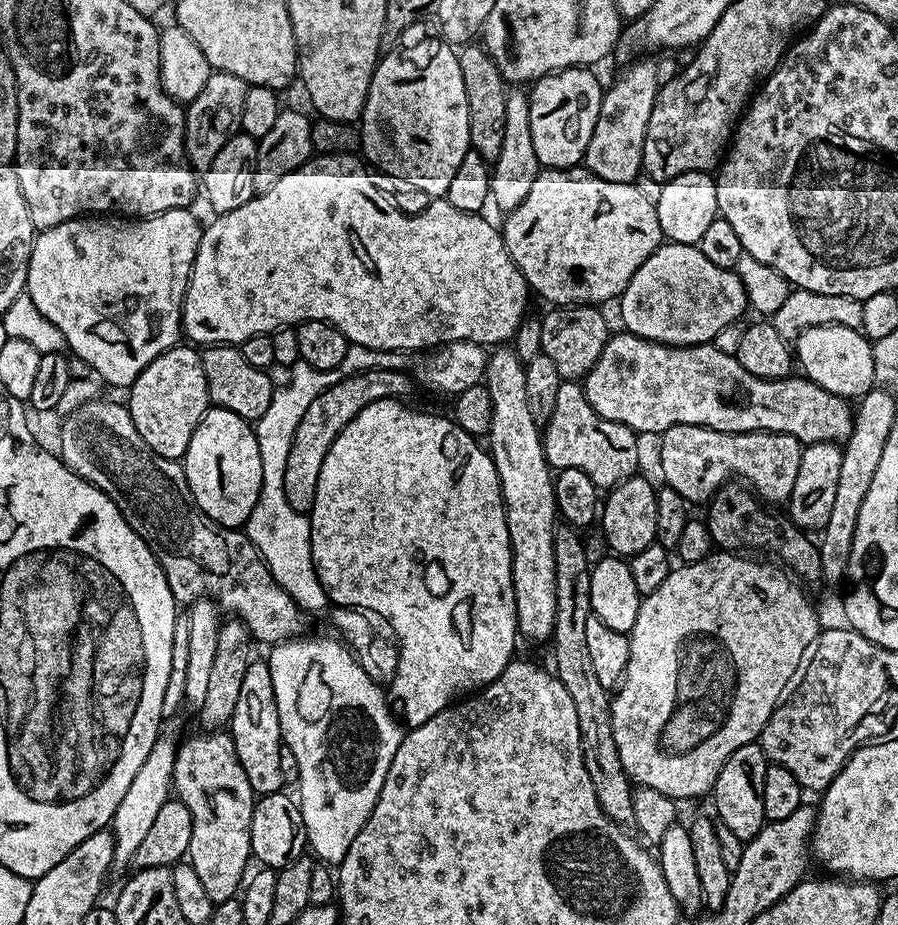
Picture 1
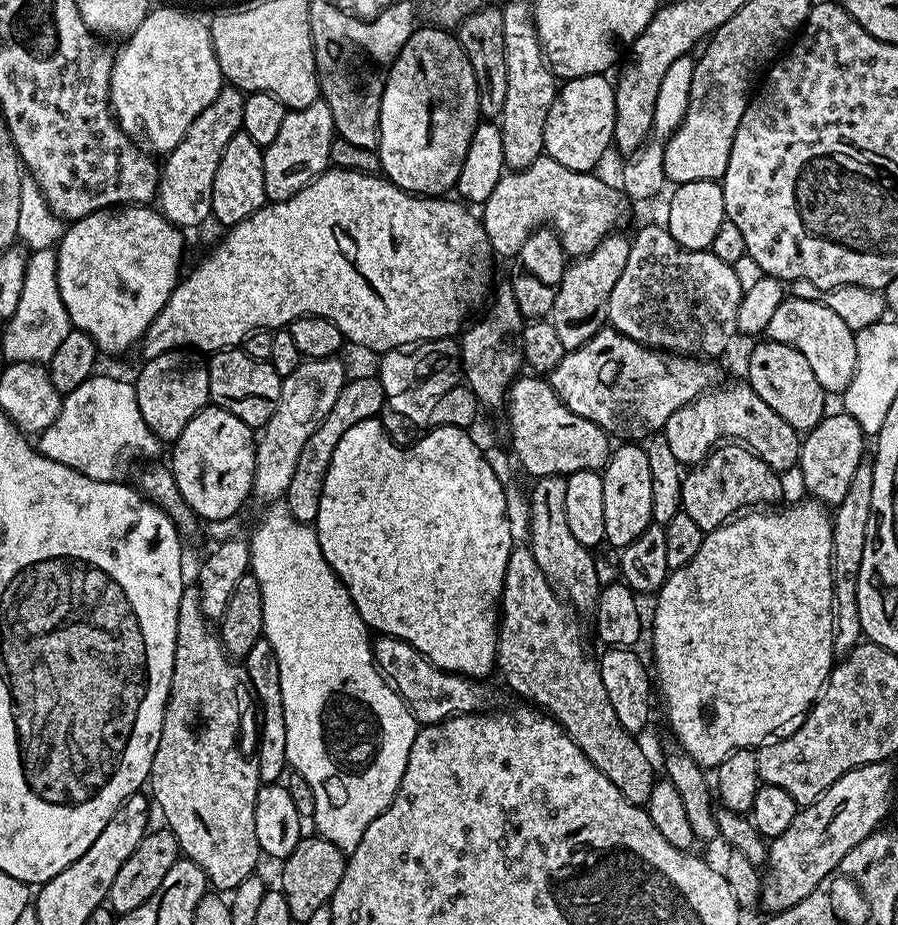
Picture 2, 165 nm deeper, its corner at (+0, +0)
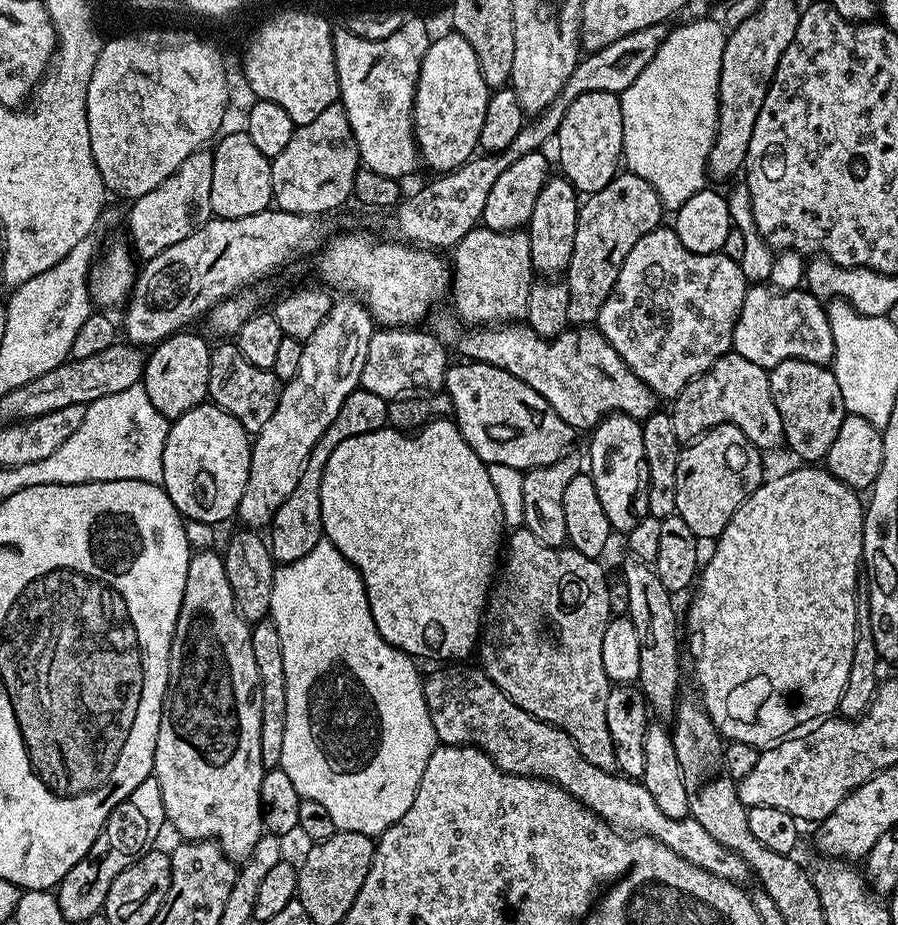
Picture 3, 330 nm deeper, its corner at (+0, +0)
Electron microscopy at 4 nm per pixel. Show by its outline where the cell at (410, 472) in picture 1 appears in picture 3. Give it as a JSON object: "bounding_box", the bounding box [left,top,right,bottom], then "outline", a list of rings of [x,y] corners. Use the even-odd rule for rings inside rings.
{"bounding_box":[320,418,506,662],"outline":[[[445,418],[423,425],[415,434],[405,434],[391,426],[385,426],[376,432],[346,438],[346,442],[342,442],[338,450],[330,454],[330,462],[326,462],[326,470],[322,474],[320,497],[322,498],[323,535],[360,571],[370,614],[374,618],[374,626],[378,634],[382,634],[385,642],[413,658],[437,656],[438,659],[444,660],[440,662],[460,662],[468,658],[464,656],[470,655],[471,652],[473,655],[482,631],[488,594],[498,572],[498,561],[502,556],[502,541],[506,536],[506,525],[498,490],[494,490],[494,482],[490,482],[488,465],[482,458],[478,458],[478,454],[474,454],[474,450],[460,432],[459,426],[451,419]]]}

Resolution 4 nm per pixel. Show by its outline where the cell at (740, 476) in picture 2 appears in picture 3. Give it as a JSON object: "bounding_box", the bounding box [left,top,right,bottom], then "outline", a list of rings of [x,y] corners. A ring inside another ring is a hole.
{"bounding_box":[676,424,766,541],"outline":[[[733,424],[714,426],[681,447],[676,515],[682,518],[682,522],[686,522],[686,526],[690,526],[690,530],[694,530],[697,541],[715,541],[716,537],[722,534],[722,530],[726,530],[738,506],[742,506],[742,502],[746,502],[746,498],[750,498],[750,494],[754,494],[754,490],[758,490],[764,483],[766,473],[764,473],[764,460],[760,456],[763,456],[761,449],[756,448],[754,442],[750,442],[750,438],[746,438],[746,434],[742,434],[742,430],[738,430],[738,426]]]}

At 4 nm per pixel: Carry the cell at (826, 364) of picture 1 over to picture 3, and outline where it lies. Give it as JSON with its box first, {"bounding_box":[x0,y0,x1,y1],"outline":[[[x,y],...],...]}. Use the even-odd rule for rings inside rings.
{"bounding_box":[732,286,834,370],"outline":[[[752,286],[747,289],[740,313],[733,330],[732,348],[742,358],[771,370],[783,360],[805,360],[815,364],[831,365],[834,354],[834,338],[830,334],[830,322],[825,305],[808,290],[776,292],[768,286]]]}

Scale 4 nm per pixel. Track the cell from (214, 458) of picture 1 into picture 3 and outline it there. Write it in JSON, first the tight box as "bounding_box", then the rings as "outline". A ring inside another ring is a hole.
{"bounding_box":[162,402,251,524],"outline":[[[205,402],[171,421],[162,454],[162,487],[181,516],[200,524],[220,524],[237,515],[251,461],[248,431],[226,410]]]}

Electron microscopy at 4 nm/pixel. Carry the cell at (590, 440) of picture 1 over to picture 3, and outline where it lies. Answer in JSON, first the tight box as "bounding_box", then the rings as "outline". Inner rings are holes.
{"bounding_box":[444,362,578,470],"outline":[[[475,362],[453,363],[444,375],[444,388],[452,400],[452,416],[466,442],[484,463],[514,466],[521,470],[541,468],[569,455],[572,439],[578,436],[526,382],[501,368]]]}

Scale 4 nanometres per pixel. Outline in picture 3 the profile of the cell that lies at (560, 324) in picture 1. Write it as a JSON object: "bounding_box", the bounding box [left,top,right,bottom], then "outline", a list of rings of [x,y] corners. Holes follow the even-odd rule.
{"bounding_box":[566,170,662,326],"outline":[[[627,170],[621,171],[609,184],[602,186],[602,190],[591,193],[581,203],[574,234],[574,254],[566,269],[569,325],[592,326],[597,323],[599,311],[611,294],[630,250],[648,231],[661,227],[660,212],[662,205],[654,186],[650,186],[646,178],[638,178],[638,174]]]}

